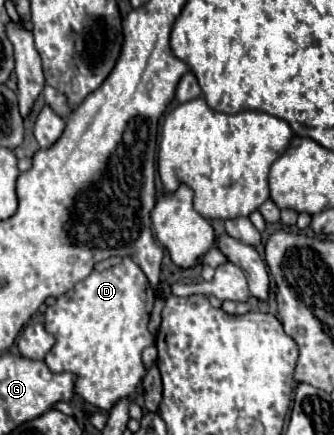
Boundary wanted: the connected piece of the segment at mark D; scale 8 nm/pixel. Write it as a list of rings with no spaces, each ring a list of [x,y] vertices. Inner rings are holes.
[[[130,257],[110,269],[92,271],[44,313],[46,331],[56,337],[56,345],[46,355],[48,369],[74,373],[76,393],[94,407],[110,411],[118,399],[136,391],[146,373],[142,351],[154,345],[154,335],[148,331],[154,301],[154,289]]]

